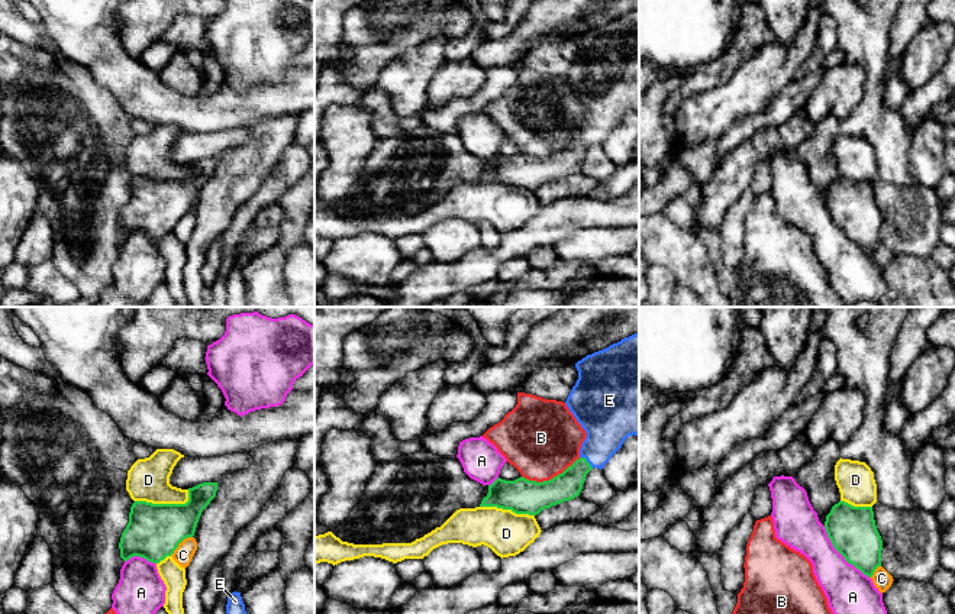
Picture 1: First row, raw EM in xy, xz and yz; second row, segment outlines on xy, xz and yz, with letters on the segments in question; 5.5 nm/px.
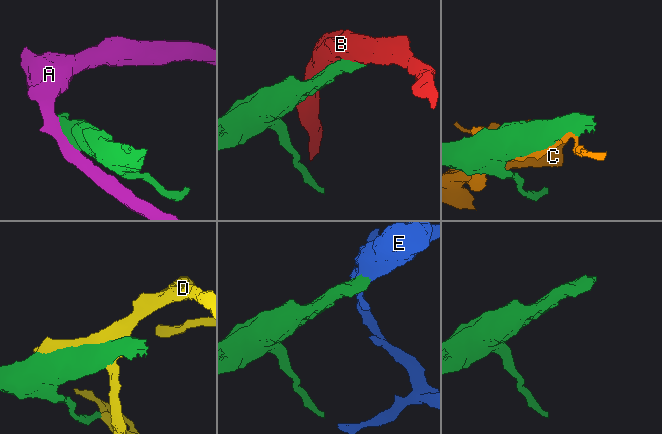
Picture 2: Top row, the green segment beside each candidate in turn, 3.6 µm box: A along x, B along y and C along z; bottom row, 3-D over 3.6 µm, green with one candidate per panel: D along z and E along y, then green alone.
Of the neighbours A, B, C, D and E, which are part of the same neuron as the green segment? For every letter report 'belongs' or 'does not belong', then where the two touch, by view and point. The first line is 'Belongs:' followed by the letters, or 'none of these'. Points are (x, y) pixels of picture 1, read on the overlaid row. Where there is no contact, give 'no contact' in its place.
Belongs: E
A: does not belong | yz (841, 553)
B: does not belong | xz (552, 478)
C: does not belong | xy (180, 542)
D: does not belong | xy (165, 504)
E: belongs | xz (586, 461)

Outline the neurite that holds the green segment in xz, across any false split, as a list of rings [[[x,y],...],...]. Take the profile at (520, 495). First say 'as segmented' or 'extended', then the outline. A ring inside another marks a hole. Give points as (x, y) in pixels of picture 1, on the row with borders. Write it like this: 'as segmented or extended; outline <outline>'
extended; outline [[[639,333],[587,355],[575,363],[575,368],[578,379],[565,404],[587,432],[580,458],[562,474],[543,482],[523,476],[514,481],[497,478],[488,485],[488,494],[480,507],[497,507],[516,514],[536,516],[545,508],[574,500],[580,495],[585,476],[593,468],[603,469],[629,436],[639,436]]]

